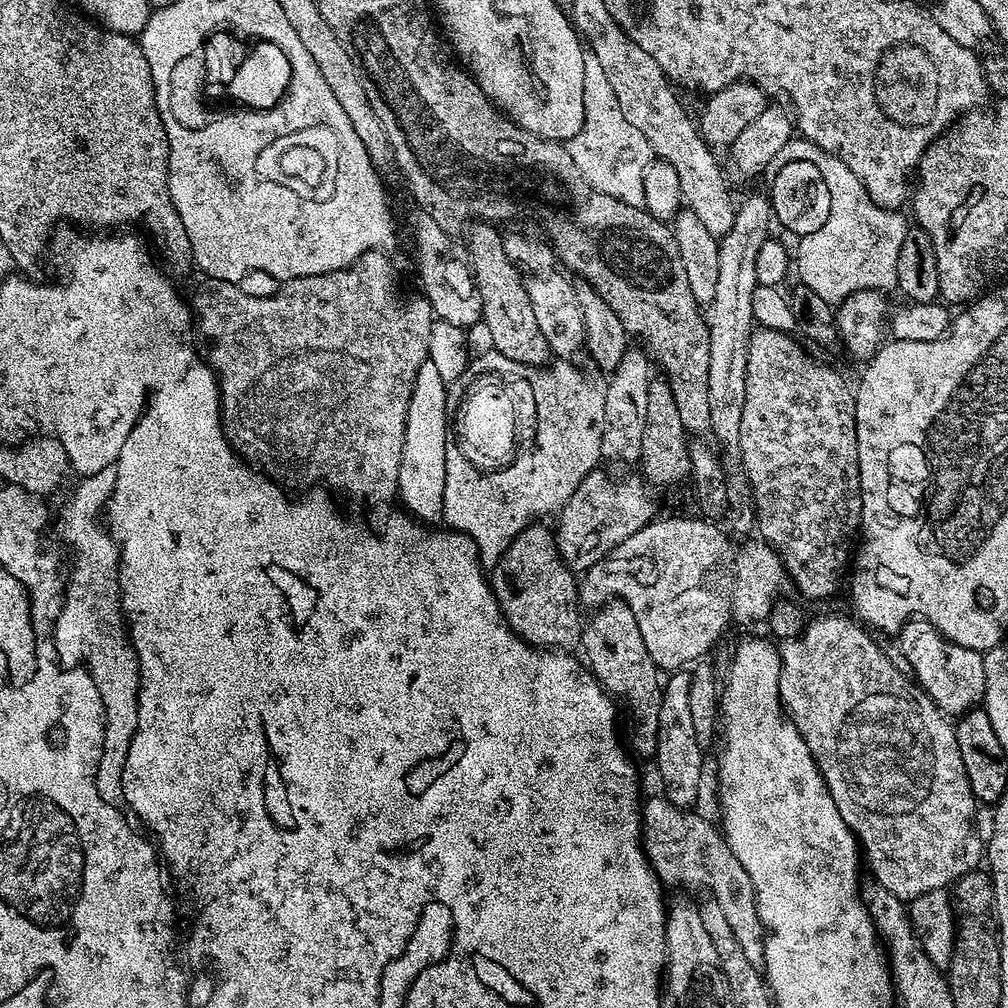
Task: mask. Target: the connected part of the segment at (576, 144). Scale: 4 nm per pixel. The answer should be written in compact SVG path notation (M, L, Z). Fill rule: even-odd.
M589 50L584 53L582 106L582 130L578 130L578 134L566 144L570 158L574 158L574 166L580 171L582 178L590 182L594 190L610 194L610 198L618 198L635 208L644 208L644 172L654 161L650 142L637 127L626 122L617 95L614 94L601 63Z

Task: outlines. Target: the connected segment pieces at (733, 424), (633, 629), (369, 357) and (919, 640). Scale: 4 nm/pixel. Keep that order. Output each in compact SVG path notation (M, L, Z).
M767 195L748 196L739 201L736 218L730 232L719 237L718 250L718 294L710 305L707 317L710 330L710 374L708 375L708 397L710 398L711 431L724 444L740 443L742 406L746 402L746 364L748 343L752 337L754 321L754 290L757 286L754 261L762 242L769 239L768 227L774 224L772 206Z
M612 599L601 604L591 614L592 621L589 624L587 621L582 632L582 649L588 655L587 667L609 696L619 701L623 707L624 704L628 707L628 716L632 719L631 751L637 757L655 757L659 707L662 706L664 692L661 669L646 648L634 610L624 599Z
M384 250L364 252L349 268L285 280L277 287L280 289L273 296L255 296L240 284L211 278L205 279L203 281L205 284L201 283L195 289L204 332L218 344L214 354L207 354L206 359L219 379L220 411L224 427L231 443L238 449L239 455L245 461L264 470L285 468L288 472L301 472L306 479L316 480L312 482L319 482L329 489L337 488L340 492L349 492L350 495L366 500L370 504L384 504L391 496L397 495L396 483L400 469L400 455L406 438L406 418L410 398L416 385L418 370L429 359L428 347L434 329L431 303L425 295L417 294L409 300L399 300L396 297L396 268L386 253L387 251Z
M923 618L905 622L899 630L898 639L900 652L912 667L911 675L941 712L956 718L983 701L986 686L984 653L947 640L929 620Z

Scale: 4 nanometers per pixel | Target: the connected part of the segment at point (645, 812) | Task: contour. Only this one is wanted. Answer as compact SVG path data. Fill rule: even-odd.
M662 794L649 799L647 797L641 807L644 851L651 863L656 860L673 861L674 870L671 875L682 887L689 888L684 890L689 893L709 892L706 894L716 900L726 914L742 950L746 950L746 958L750 958L752 964L759 965L762 960L762 928L754 890L746 886L742 862L734 857L723 831L696 811L680 808Z

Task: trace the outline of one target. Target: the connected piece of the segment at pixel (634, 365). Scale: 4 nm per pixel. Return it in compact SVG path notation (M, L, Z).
M629 347L622 362L609 375L605 406L605 434L603 436L602 455L614 462L636 464L641 456L642 439L646 432L647 399L649 386L656 370L652 358L645 349Z

